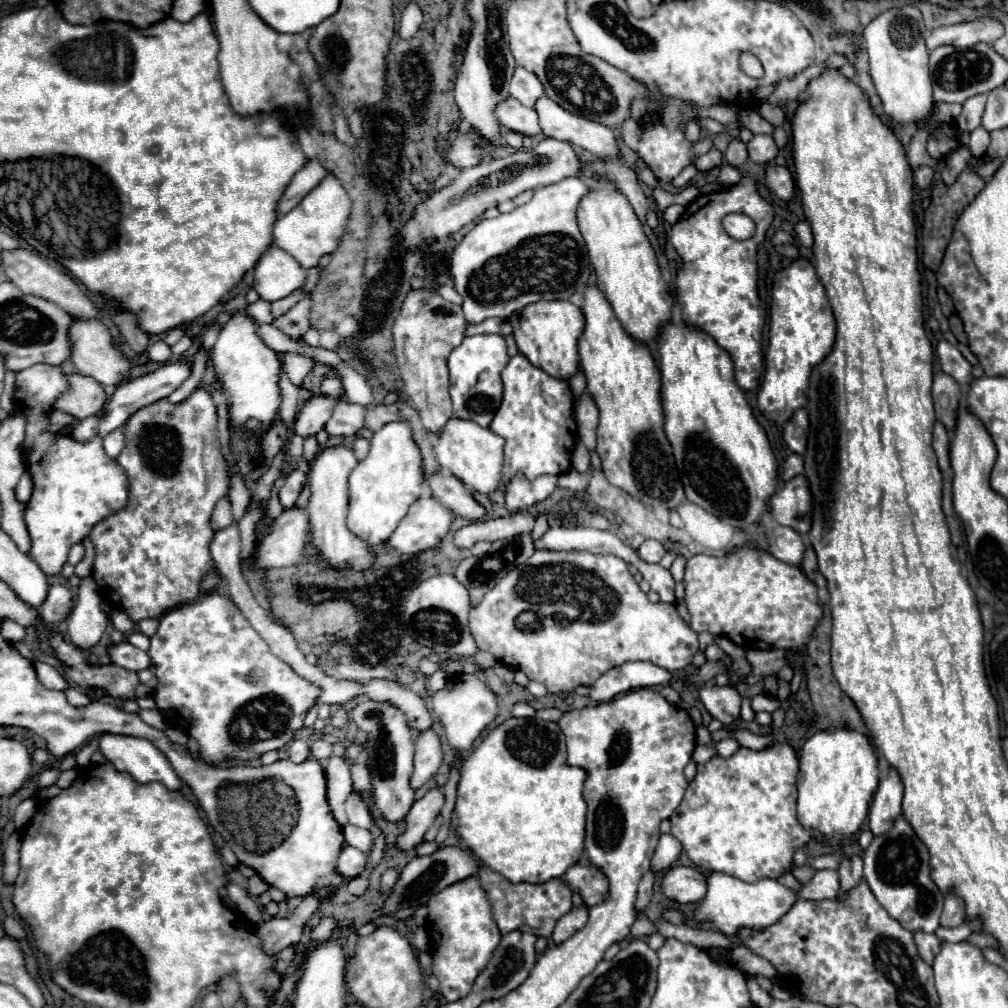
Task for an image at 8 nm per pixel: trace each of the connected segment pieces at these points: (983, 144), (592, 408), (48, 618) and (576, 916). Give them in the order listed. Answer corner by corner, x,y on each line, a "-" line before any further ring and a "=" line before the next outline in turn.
977,128
971,132
969,150
975,158
981,158
985,154
985,150
987,150
987,130
985,128
=
583,394
579,398
575,420
579,428
579,440
587,446
587,450
595,450
595,430
599,424
599,410
589,394
=
53,584
49,588
45,602
37,610
39,610
39,616
45,622
45,626
57,626
59,622
63,622
69,616
71,608
73,608
73,596
71,596
69,588
61,586
61,584
=
573,908
569,914
565,914
559,922
557,922
557,926
555,926
555,930
553,930
553,940
555,940
555,944
561,944
563,940
567,940
567,938
571,938
577,930
581,930
583,926
587,924
587,908

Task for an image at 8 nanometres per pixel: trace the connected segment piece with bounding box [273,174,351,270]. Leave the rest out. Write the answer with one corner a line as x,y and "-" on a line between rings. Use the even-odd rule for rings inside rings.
327,174
325,180
317,188
313,188
291,212
277,218
273,226
275,246
295,256
295,260
299,260
299,264
305,270
315,268
323,254
331,254
337,248
339,238
349,220
349,212
351,212
351,200
345,188
335,176

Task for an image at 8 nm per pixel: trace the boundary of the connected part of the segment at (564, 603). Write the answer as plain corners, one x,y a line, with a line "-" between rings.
535,550
535,554
529,558
527,564
513,568
507,574
507,588
493,588
485,594
485,598
481,600
479,606
475,606
469,614
469,630
477,642
479,650
487,650
491,652
499,662
511,666
511,668
519,668
523,674
527,674
529,680
541,682
547,686
547,690
551,694
569,694
573,692
577,686
591,686
603,672
621,666
625,662
633,662
633,660
647,660
653,662
661,668
667,668
671,672
675,670
683,670
685,666
691,664
693,656
699,650
699,640
697,634
681,620
675,604
665,604
665,602
649,602
649,598
641,592
641,588
637,586
637,582
633,580
633,574
627,568
627,562
623,562
617,556
595,556
589,552
551,552
551,550

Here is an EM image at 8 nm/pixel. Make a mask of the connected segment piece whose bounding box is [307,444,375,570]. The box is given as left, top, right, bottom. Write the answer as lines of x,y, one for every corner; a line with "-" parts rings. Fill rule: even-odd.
333,446
333,448
325,448
317,454
315,462
311,464
311,498
307,504
307,514
311,516
311,544
317,548
321,560
333,568
333,570
367,570
373,566
375,554
371,550
371,546
355,536
345,520
347,520
347,504
349,504
349,488
347,488
347,478
353,472
353,468
357,466
357,460
353,456
351,446
-
343,554
357,554
353,566
349,566
349,562
343,562

